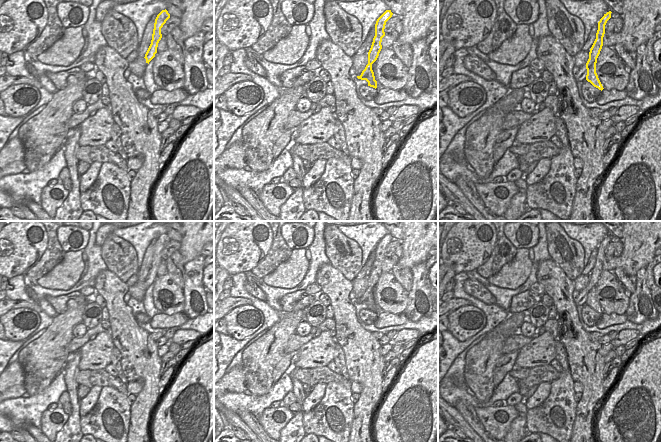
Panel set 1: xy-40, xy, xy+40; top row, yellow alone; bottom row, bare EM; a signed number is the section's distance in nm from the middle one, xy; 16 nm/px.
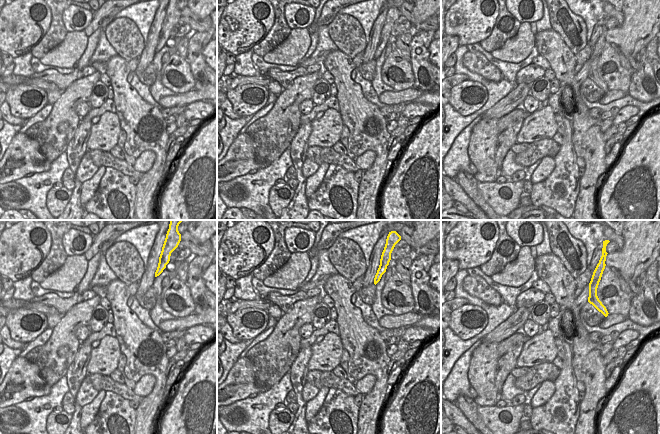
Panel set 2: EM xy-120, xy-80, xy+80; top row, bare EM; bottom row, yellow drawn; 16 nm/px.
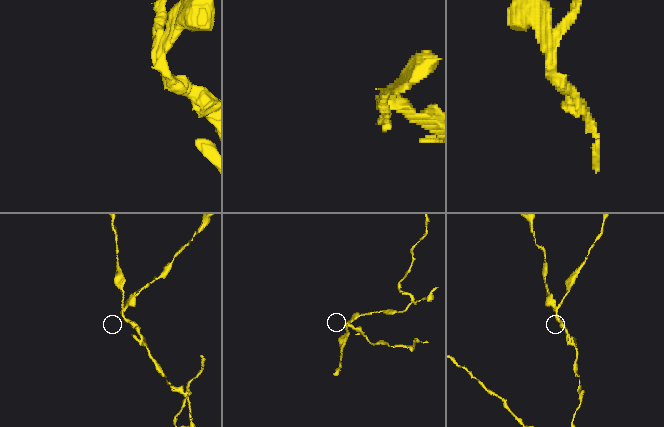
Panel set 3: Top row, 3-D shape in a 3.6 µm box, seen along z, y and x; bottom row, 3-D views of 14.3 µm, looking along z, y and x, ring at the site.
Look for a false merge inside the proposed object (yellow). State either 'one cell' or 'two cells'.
two cells

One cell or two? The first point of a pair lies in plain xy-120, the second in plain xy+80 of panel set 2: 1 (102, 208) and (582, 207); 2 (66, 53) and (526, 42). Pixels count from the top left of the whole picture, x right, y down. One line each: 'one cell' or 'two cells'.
1: two cells
2: one cell

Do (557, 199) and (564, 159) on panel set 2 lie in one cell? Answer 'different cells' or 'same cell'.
same cell

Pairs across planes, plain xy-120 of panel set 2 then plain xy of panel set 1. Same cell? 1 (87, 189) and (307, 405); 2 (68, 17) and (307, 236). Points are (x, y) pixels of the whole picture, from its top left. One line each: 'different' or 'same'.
1: same
2: same

